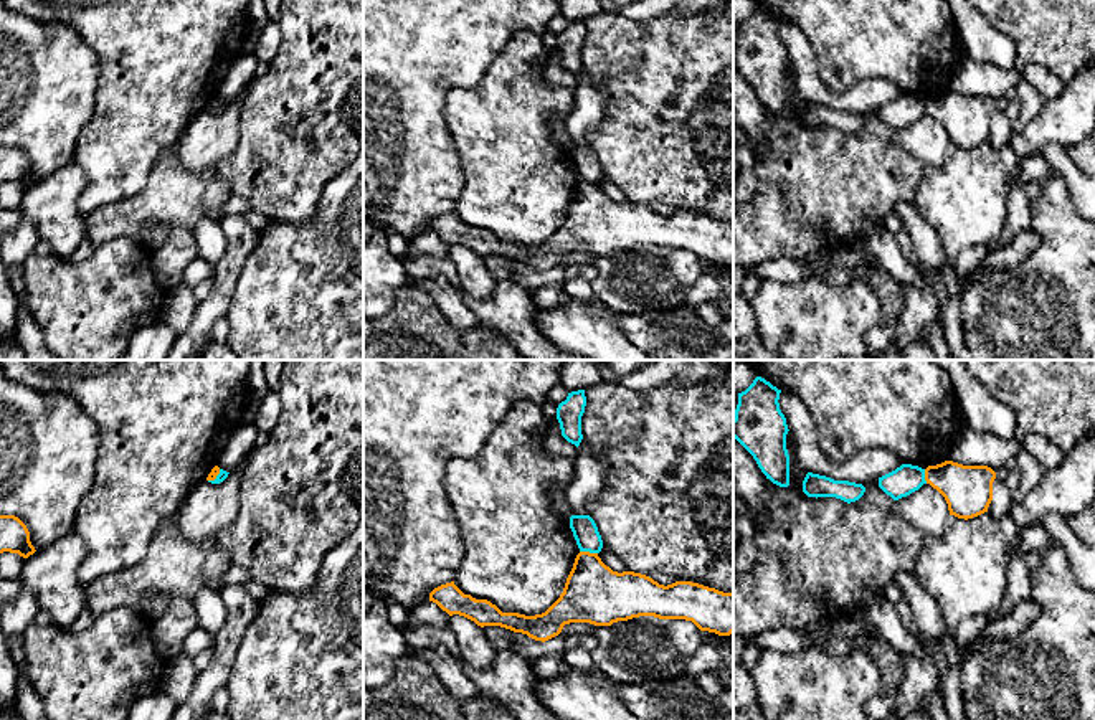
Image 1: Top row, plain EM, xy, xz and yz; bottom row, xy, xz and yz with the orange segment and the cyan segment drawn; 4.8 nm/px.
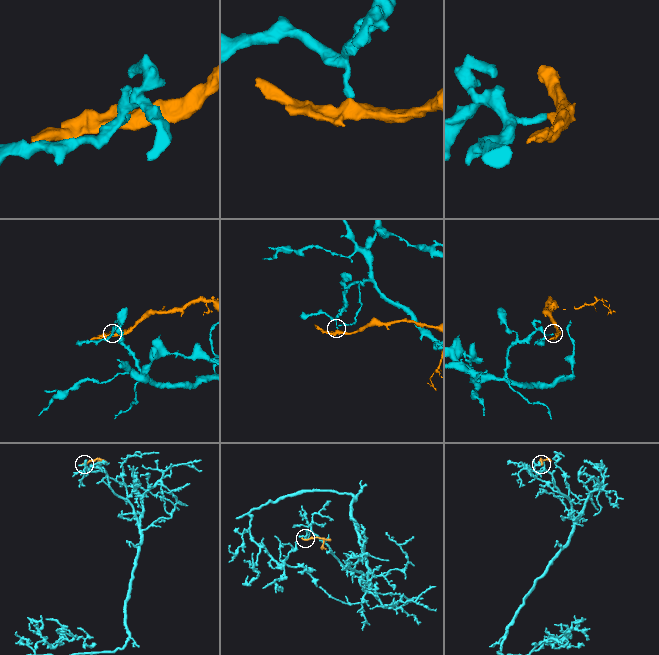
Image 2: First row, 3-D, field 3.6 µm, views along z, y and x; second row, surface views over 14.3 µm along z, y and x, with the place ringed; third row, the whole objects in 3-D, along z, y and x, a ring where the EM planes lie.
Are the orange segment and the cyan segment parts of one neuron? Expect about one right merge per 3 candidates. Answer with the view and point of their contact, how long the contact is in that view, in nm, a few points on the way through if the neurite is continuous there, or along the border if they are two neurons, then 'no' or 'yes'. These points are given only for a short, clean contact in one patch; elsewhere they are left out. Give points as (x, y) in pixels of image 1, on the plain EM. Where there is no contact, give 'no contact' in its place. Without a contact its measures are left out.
contact xz (588, 182); length 90 nm; border xz (580, 180), (597, 184); no

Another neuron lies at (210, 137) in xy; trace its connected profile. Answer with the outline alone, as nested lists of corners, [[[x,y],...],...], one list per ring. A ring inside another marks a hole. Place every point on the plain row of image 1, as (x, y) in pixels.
[[[248,88],[220,114],[201,111],[177,139],[180,162],[201,172],[230,157],[239,142],[239,114]]]

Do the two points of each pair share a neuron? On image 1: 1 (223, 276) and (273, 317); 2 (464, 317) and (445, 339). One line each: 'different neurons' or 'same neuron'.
1: different neurons
2: different neurons

